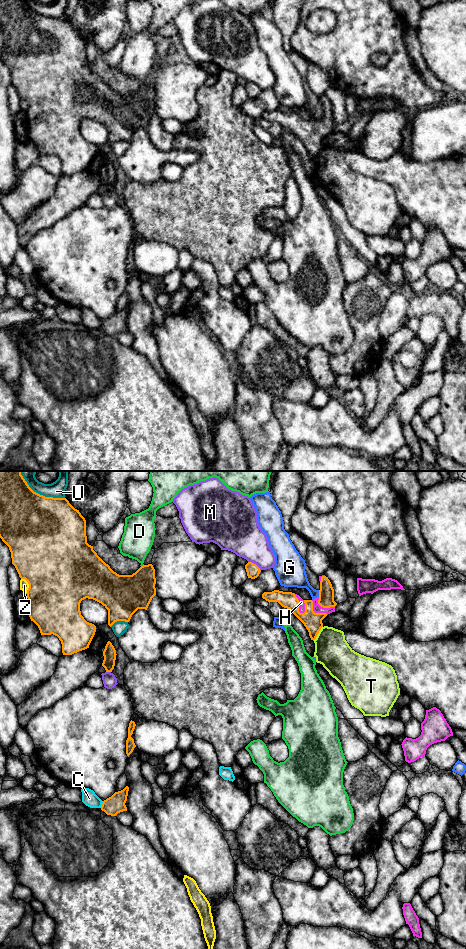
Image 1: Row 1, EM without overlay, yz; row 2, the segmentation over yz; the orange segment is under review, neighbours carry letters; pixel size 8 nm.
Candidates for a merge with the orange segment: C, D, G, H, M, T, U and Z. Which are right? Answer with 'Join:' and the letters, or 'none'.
Join: H

